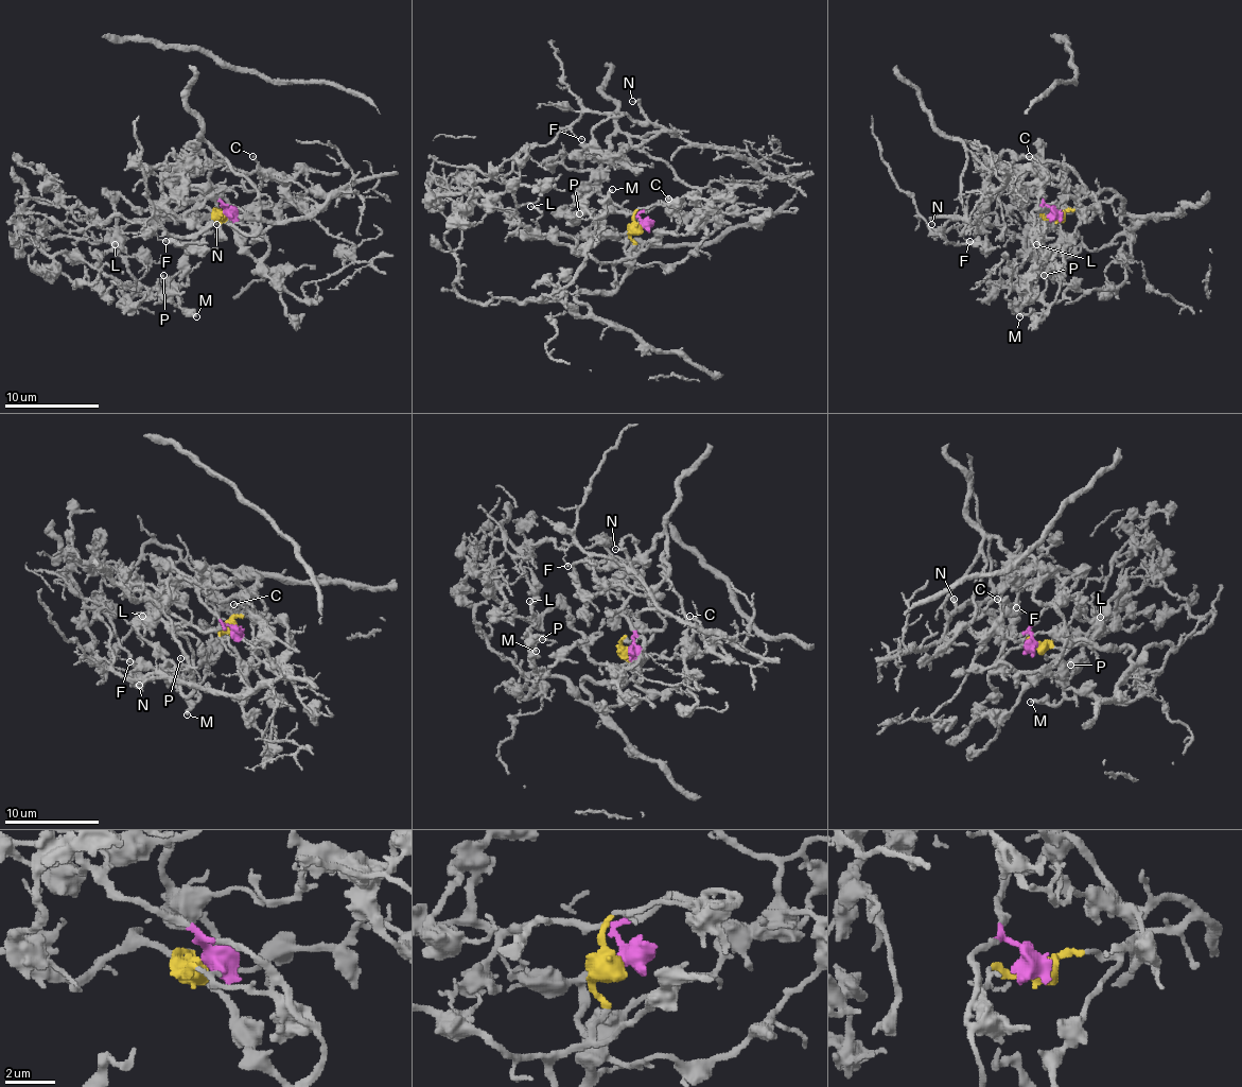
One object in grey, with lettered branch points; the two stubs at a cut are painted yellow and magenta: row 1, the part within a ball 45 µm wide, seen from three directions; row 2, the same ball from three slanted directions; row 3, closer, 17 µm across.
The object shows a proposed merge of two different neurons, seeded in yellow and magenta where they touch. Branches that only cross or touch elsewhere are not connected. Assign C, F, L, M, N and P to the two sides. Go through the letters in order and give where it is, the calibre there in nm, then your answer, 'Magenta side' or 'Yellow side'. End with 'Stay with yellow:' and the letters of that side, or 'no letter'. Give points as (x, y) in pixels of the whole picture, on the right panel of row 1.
C: Place: (1029, 156). Thickness 150 nm. Yellow side
F: Place: (969, 241). Thickness 120 nm. Magenta side
L: Place: (1036, 244). Thickness 200 nm. Yellow side
M: Place: (1019, 316). Thickness 240 nm. Yellow side
N: Place: (931, 224). Thickness 120 nm. Magenta side
P: Place: (1044, 275). Thickness 150 nm. Yellow side
Stay with yellow: C, L, M, P

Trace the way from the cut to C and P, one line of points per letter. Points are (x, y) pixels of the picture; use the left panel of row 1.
C: (223, 213), (208, 210), (199, 201), (202, 194), (241, 185), (258, 189), (262, 168), (254, 156)
P: (223, 213), (182, 199), (109, 235), (136, 279), (175, 289), (178, 303), (163, 274)

